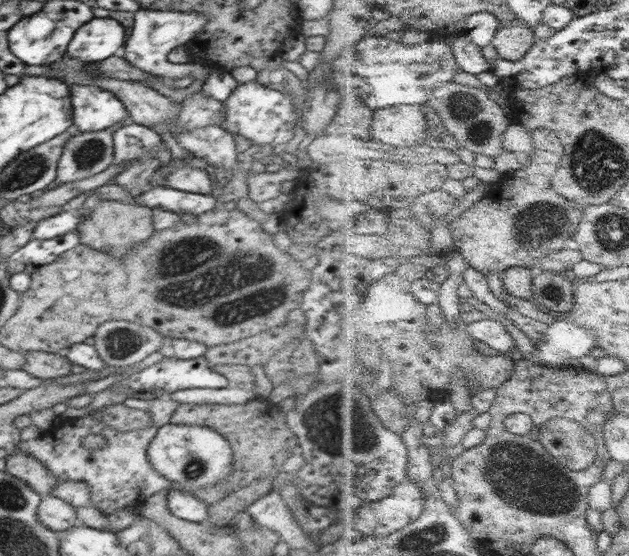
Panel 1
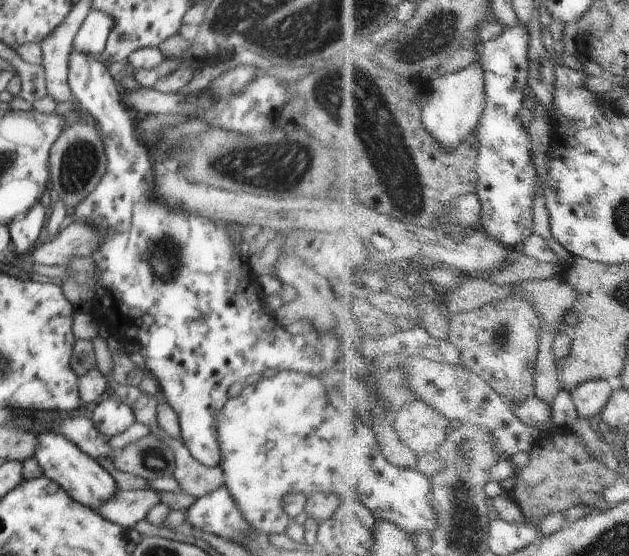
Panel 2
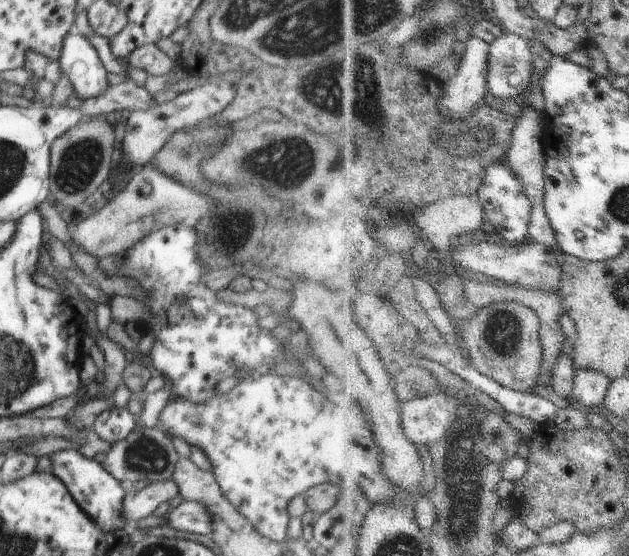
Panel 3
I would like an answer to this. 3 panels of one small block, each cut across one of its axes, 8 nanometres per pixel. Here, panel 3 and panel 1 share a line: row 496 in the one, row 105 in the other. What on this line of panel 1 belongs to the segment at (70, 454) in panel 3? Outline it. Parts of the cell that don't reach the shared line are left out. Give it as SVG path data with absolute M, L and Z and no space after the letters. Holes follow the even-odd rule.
M70 84L73 125L80 133L100 132L116 127L127 110L111 92L87 84Z

